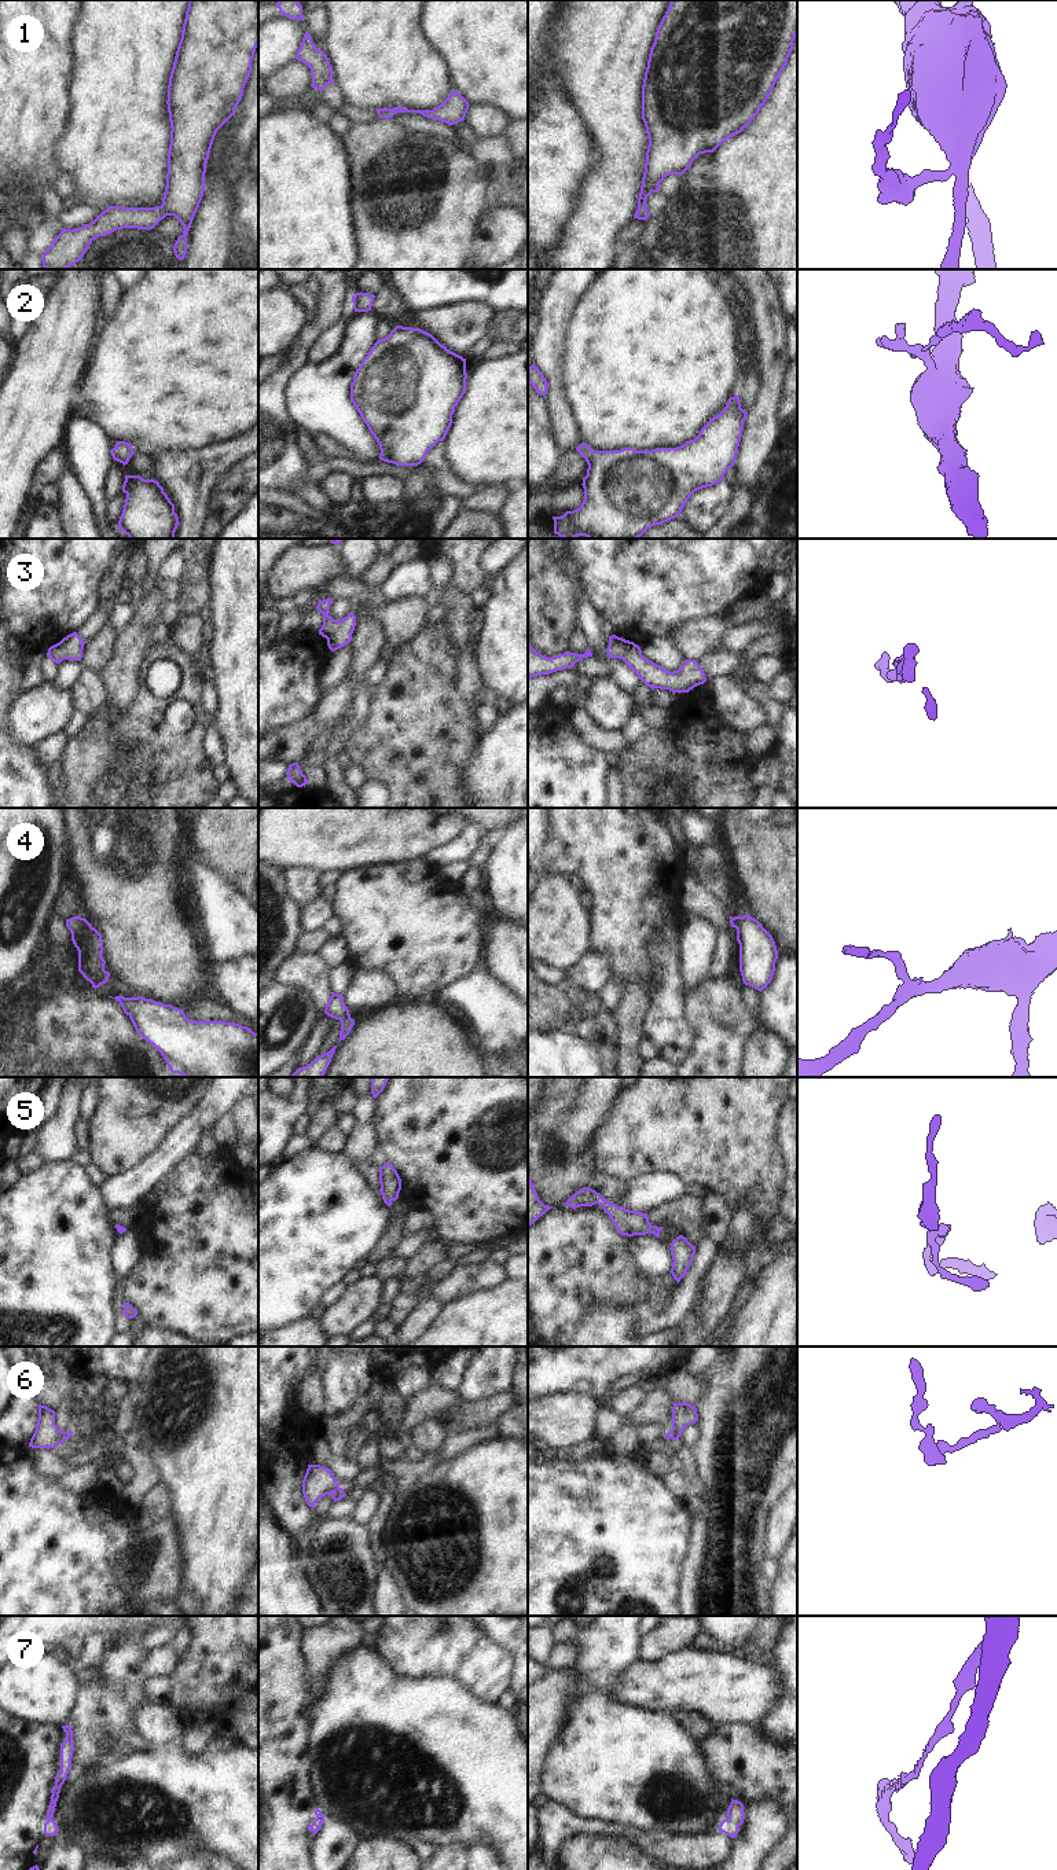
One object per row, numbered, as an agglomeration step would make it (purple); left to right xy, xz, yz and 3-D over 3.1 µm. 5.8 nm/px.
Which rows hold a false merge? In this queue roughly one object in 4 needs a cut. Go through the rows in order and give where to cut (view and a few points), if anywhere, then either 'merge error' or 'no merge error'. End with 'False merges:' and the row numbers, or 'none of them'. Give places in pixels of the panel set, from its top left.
1: no cut | no merge error
2: no cut | no merge error
3: no cut | no merge error
4: no cut | no merge error
5: no cut | no merge error
6: xz (338, 1487), (333, 1491) | merge error
7: no cut | no merge error
False merges: 6

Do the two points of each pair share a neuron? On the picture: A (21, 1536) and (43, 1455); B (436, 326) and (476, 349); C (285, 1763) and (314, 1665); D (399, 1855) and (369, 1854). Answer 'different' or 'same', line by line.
A: different
B: different
C: different
D: same

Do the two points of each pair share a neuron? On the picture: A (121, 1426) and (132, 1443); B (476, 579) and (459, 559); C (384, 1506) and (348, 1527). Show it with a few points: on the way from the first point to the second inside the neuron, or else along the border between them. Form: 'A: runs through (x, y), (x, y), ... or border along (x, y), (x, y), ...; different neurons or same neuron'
A: border along (124, 1436), (124, 1448), (118, 1455); different neurons
B: runs through (472, 575), (463, 564); same neuron
C: border along (366, 1524), (369, 1545), (373, 1551); different neurons

